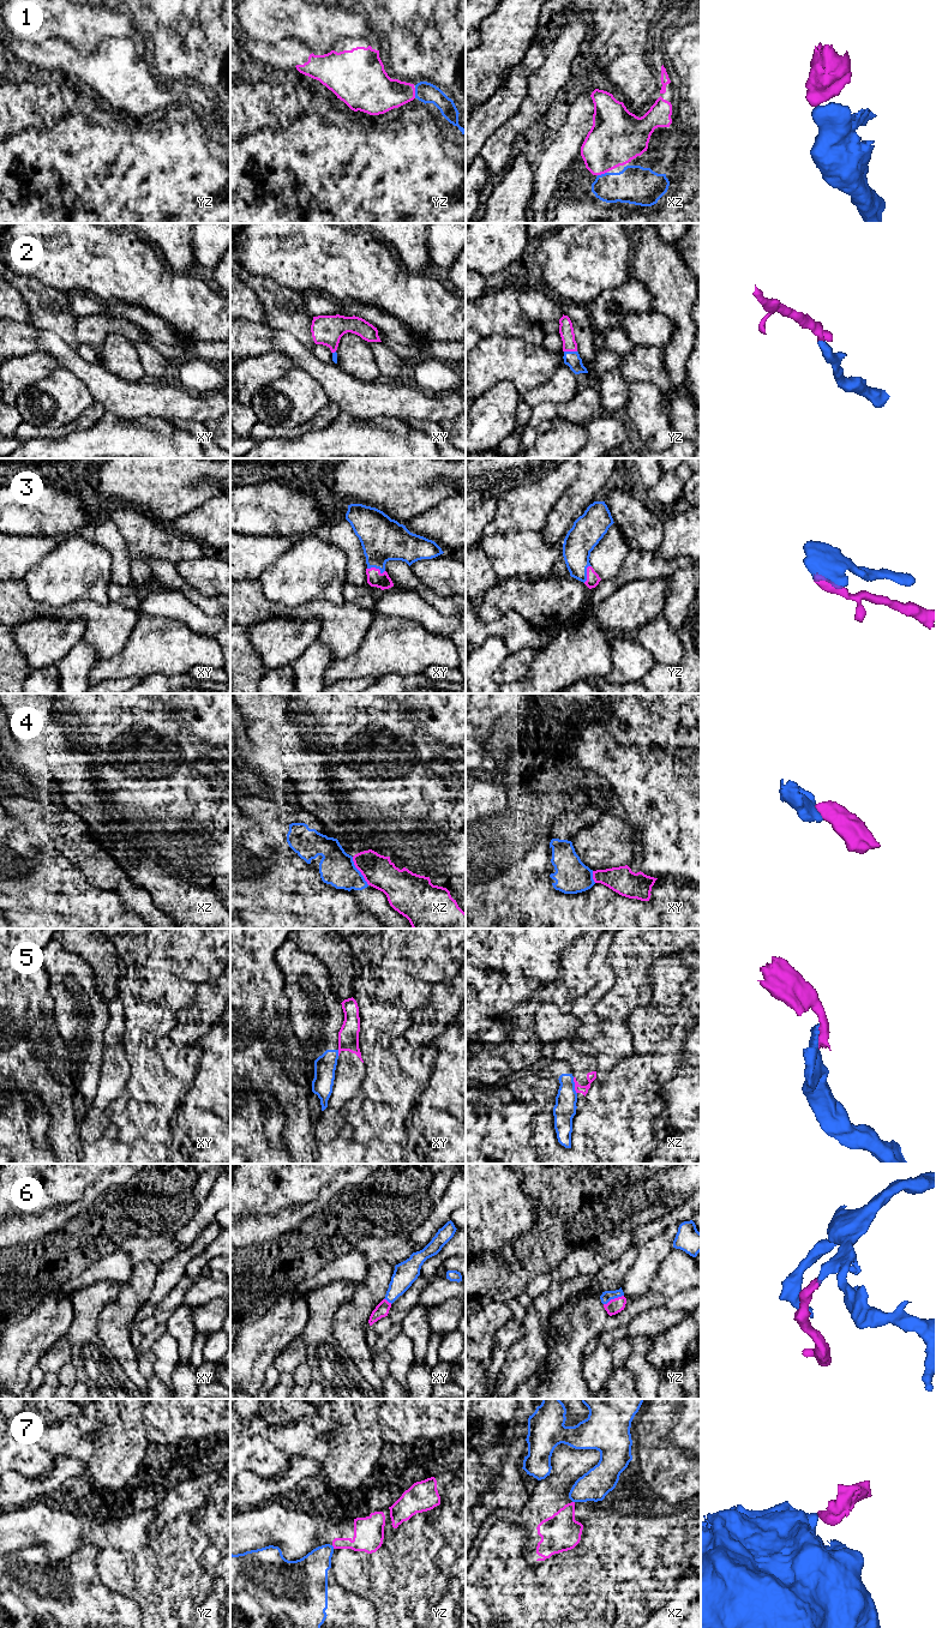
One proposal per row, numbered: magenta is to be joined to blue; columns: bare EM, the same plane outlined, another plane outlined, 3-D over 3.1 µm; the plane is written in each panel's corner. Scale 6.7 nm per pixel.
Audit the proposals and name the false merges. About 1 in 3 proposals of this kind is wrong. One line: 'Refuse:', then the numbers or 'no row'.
Refuse: 4, 5, 7

